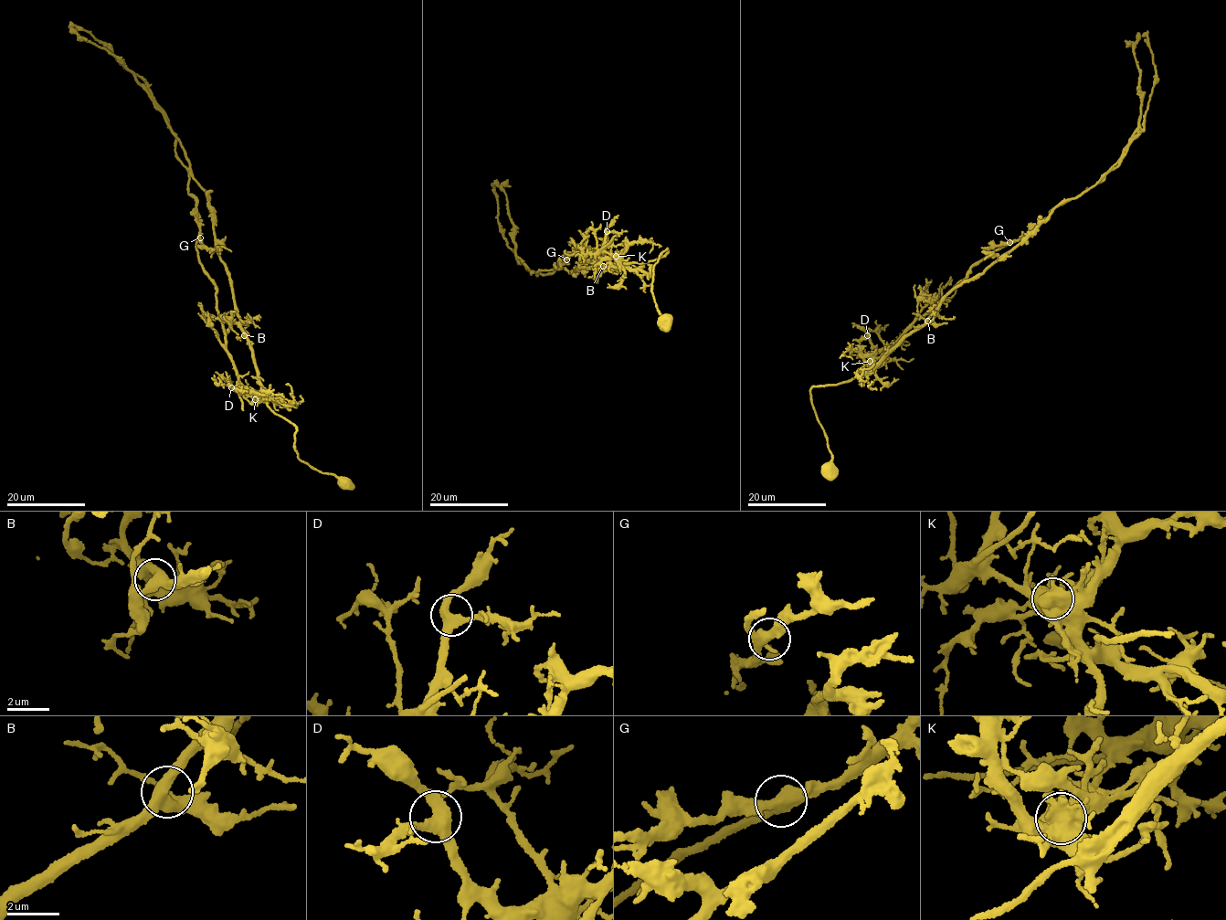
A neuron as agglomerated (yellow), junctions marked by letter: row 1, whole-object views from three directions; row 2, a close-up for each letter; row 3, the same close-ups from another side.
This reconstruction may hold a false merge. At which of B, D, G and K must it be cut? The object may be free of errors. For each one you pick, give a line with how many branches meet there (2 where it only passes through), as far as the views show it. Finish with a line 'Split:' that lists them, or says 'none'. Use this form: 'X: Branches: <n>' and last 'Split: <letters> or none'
K: Branches: 3
Split: K

